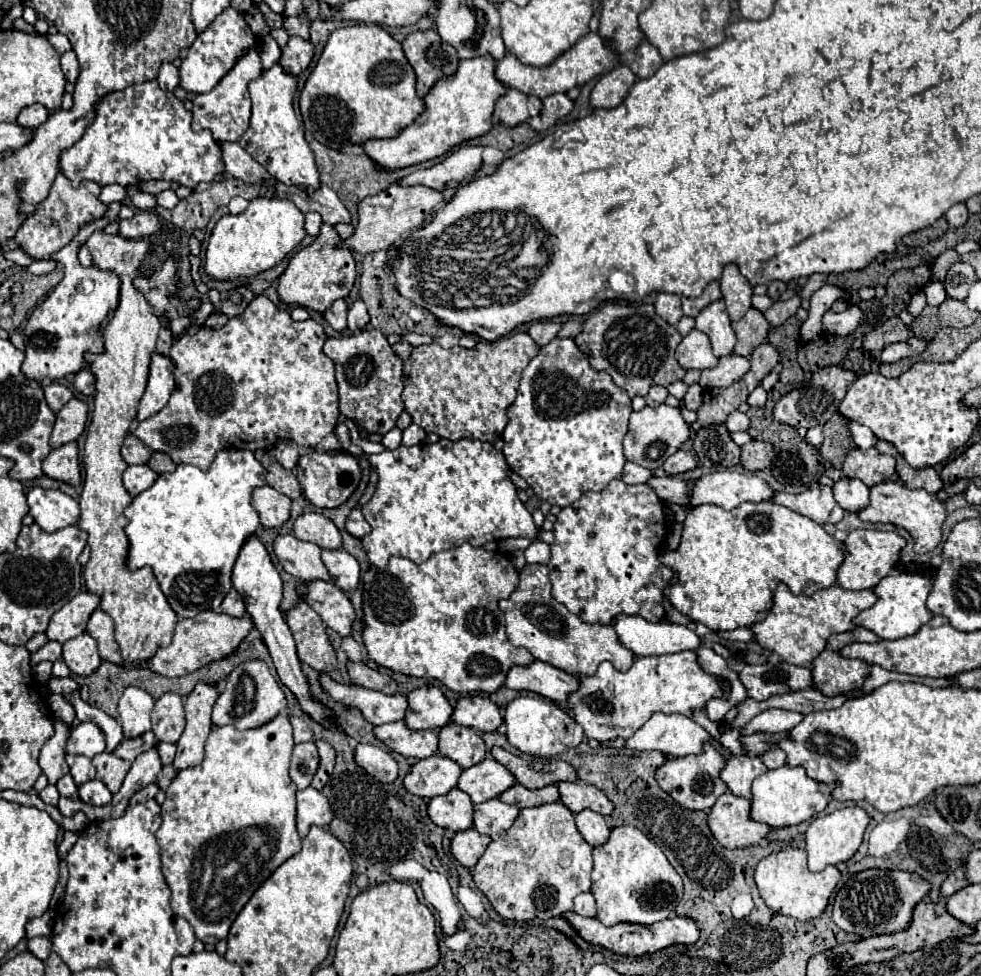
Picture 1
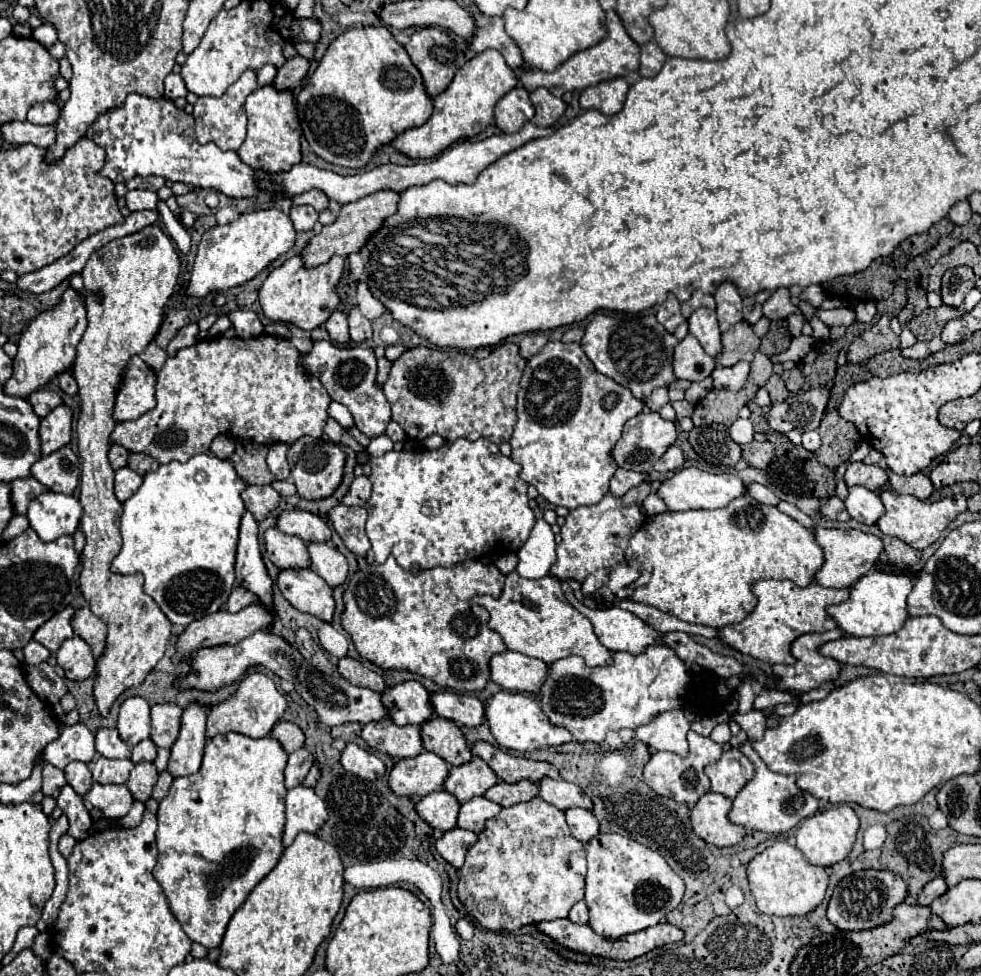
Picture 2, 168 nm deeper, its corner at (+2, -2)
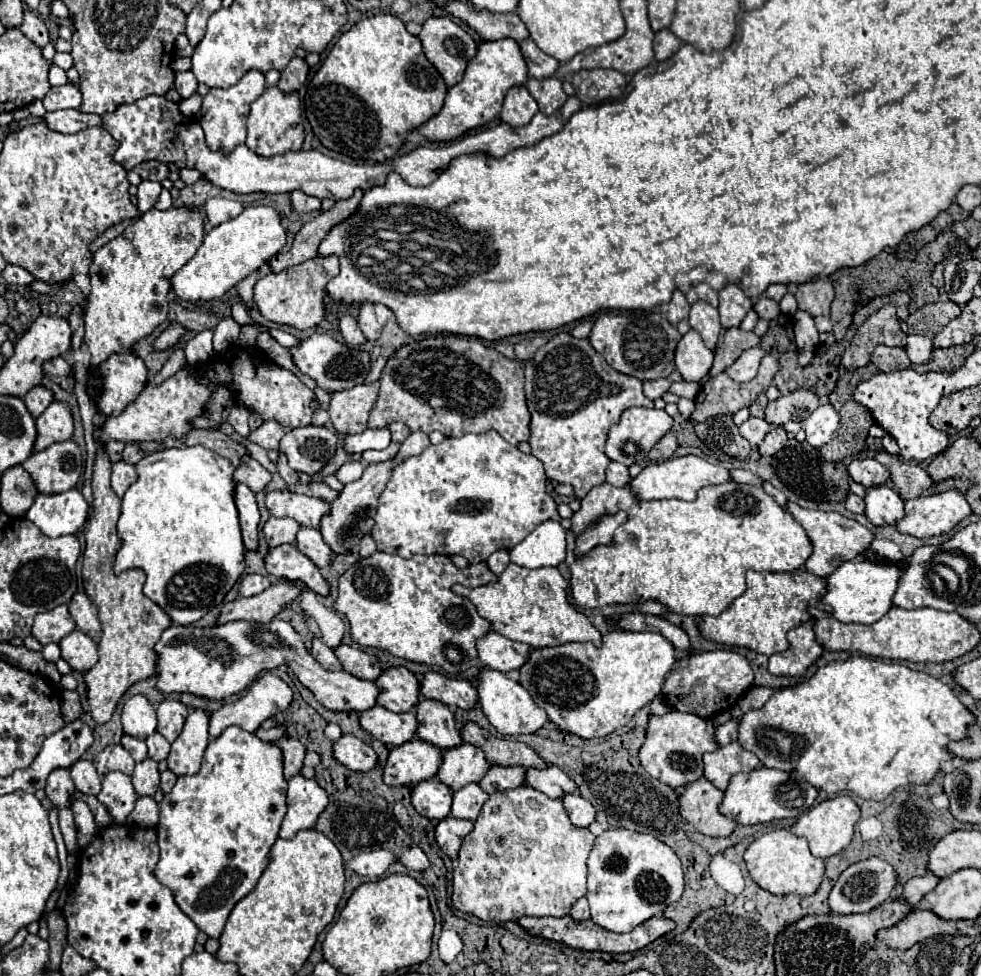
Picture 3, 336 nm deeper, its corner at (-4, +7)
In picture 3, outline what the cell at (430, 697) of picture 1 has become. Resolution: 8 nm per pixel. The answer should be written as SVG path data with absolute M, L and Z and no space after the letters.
M404 666L390 668L382 672L376 680L380 690L378 704L392 712L410 712L418 704L420 682L418 678Z

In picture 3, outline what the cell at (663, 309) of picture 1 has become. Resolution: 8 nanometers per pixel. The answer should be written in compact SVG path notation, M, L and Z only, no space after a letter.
M674 290L672 300L668 302L668 320L670 320L670 324L678 326L678 322L682 318L688 318L688 312L690 312L690 304L688 304L686 296L680 290Z

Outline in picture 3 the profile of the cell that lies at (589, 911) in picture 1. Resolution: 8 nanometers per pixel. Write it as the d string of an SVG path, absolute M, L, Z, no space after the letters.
M582 896L574 906L572 906L572 912L570 916L574 920L588 920L590 918L590 908L588 908L588 900Z

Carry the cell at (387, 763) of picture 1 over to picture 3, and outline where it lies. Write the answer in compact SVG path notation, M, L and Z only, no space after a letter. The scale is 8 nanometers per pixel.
M344 734L340 740L334 742L334 758L356 772L368 772L378 764L374 748L350 734Z

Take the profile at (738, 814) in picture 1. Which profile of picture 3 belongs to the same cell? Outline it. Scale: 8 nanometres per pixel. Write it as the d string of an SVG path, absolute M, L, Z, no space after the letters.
M700 778L686 786L680 796L680 812L688 824L706 836L730 836L736 822L718 812L724 792L714 788L706 778Z

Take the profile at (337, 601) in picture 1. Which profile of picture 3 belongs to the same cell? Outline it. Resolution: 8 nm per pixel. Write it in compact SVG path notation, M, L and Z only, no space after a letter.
M292 544L272 548L266 556L266 570L278 580L302 582L308 590L320 596L330 594L330 584L320 574L320 568Z

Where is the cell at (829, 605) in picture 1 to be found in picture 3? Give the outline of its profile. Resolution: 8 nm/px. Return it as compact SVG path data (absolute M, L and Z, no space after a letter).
M750 570L746 574L746 592L736 598L728 610L724 610L720 616L702 616L700 618L700 632L704 638L728 644L728 646L742 646L750 648L758 654L778 654L784 652L788 644L788 630L802 626L812 616L808 612L810 600L820 602L820 598L826 594L828 584L824 578L814 576L806 570L794 570L794 572L754 572Z

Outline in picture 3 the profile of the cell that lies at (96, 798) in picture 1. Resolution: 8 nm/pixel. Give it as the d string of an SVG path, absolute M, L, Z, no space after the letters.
M108 772L102 778L102 790L98 794L98 800L112 814L114 824L124 824L126 816L134 810L138 794L134 792L130 776L122 772Z

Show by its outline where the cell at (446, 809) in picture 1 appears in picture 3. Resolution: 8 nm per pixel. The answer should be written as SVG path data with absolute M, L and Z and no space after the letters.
M438 778L420 782L412 788L412 806L420 816L430 820L448 818L452 798L454 798L454 790L442 784Z

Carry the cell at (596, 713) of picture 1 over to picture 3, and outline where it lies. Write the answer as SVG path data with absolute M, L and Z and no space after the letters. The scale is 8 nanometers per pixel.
M614 630L614 632L608 632L602 636L602 646L596 648L592 642L570 642L570 644L562 644L562 646L554 646L554 648L538 648L538 650L532 650L530 652L530 660L520 668L520 684L532 694L534 702L544 708L548 712L548 718L564 732L570 732L570 734L576 734L580 738L596 738L596 736L608 736L612 734L614 730L626 726L632 716L644 708L646 704L650 704L656 696L662 694L662 684L668 676L668 672L672 670L672 666L676 664L676 650L674 646L670 644L670 640L666 640L664 636L658 636L658 634L652 634L652 632L626 632L626 630Z

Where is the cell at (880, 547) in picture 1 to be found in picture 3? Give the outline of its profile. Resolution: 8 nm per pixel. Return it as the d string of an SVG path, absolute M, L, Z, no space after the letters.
M788 504L788 510L790 514L802 524L802 528L806 530L812 546L814 546L814 552L812 556L808 558L808 562L804 564L804 568L808 568L808 572L816 574L816 576L830 576L830 572L834 572L836 568L840 568L840 564L844 562L850 562L854 560L858 554L862 554L864 550L870 548L872 540L874 540L874 532L862 524L858 524L856 520L852 518L846 518L838 512L820 512L820 510L806 510L806 508L800 508L796 504Z

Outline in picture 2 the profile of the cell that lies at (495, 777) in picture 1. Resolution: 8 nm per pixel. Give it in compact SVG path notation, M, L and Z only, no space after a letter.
M472 757L464 765L450 767L444 781L444 791L452 793L460 803L464 803L476 795L484 795L494 783L498 783L498 777L492 773L492 769L488 769L480 757Z

